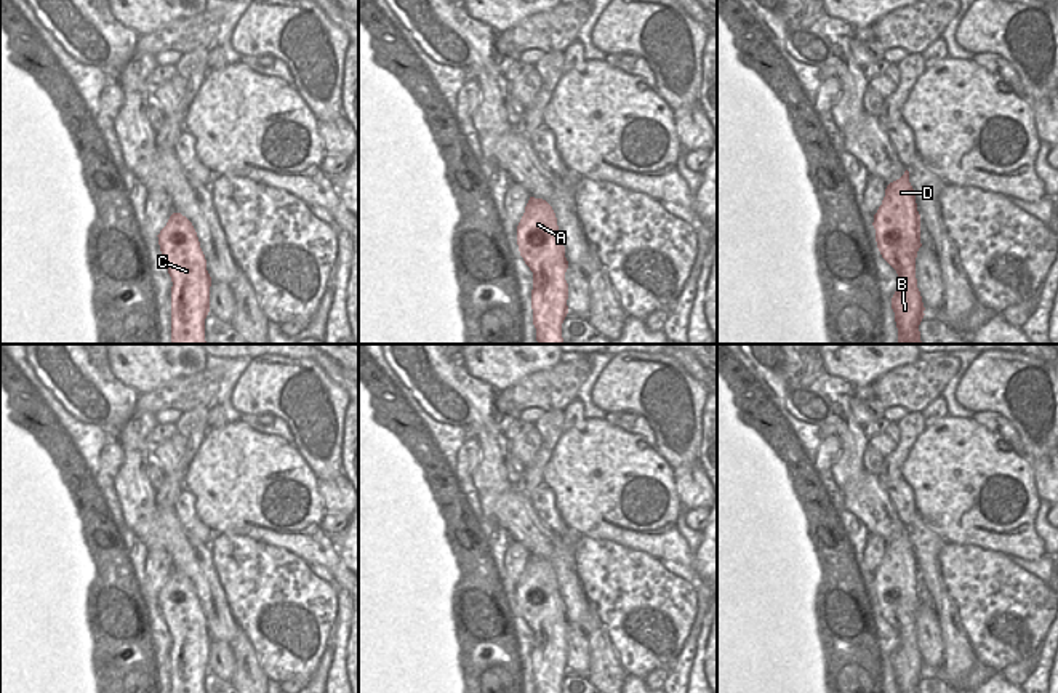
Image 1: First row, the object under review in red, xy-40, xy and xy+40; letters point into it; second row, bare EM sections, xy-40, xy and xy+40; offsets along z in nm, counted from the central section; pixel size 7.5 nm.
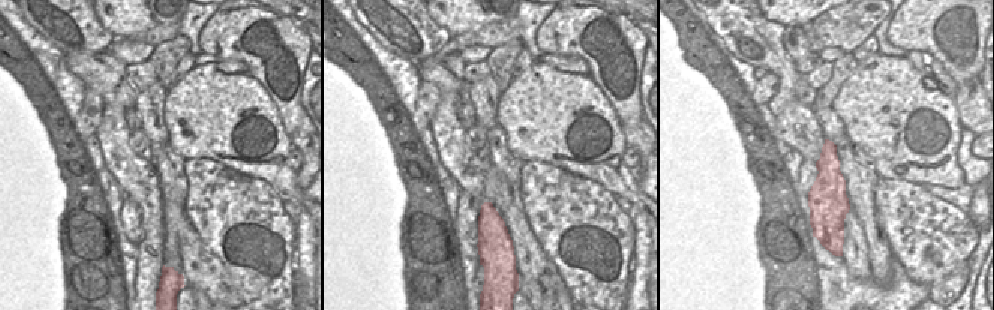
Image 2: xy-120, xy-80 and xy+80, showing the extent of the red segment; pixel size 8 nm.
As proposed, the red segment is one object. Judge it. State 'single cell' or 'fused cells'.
single cell

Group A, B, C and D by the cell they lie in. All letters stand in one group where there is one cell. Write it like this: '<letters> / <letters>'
A B C D

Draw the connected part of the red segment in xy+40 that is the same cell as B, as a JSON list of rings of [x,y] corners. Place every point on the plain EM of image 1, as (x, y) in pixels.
[[[909,530],[890,541],[874,573],[876,600],[882,616],[896,629],[900,645],[892,656],[898,693],[920,693],[924,661],[917,647],[916,616],[920,602],[920,573]]]

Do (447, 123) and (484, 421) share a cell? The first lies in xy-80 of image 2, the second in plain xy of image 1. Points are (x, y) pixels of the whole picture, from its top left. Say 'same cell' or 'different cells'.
same cell

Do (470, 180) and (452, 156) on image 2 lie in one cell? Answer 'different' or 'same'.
same

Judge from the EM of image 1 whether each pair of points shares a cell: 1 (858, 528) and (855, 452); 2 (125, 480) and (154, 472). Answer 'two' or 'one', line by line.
1: two
2: two

